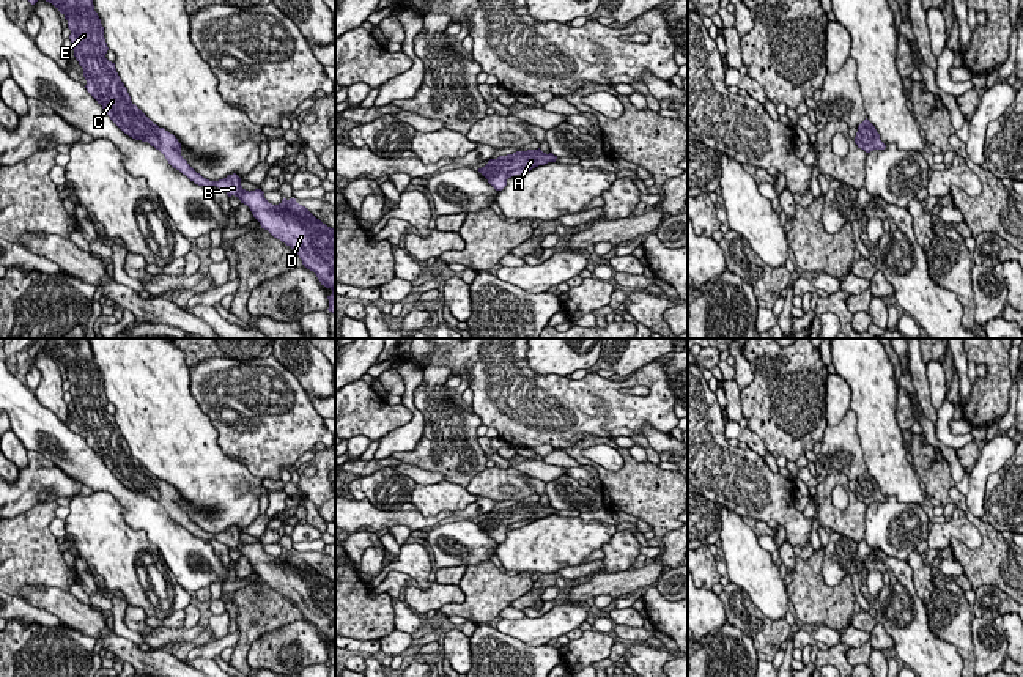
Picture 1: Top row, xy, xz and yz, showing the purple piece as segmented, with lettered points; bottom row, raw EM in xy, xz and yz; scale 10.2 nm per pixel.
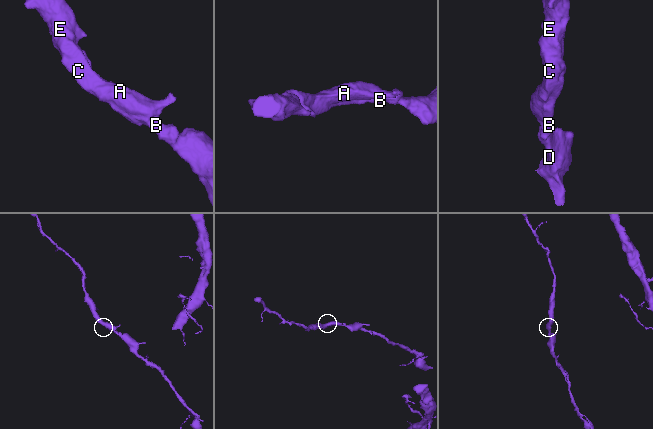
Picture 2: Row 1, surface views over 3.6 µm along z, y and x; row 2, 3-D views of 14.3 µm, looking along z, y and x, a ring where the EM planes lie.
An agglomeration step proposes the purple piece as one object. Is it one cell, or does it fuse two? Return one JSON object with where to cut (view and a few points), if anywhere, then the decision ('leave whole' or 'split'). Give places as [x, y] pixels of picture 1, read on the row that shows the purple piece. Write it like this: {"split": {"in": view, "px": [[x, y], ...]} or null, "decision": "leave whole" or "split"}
{"split": null, "decision": "leave whole"}

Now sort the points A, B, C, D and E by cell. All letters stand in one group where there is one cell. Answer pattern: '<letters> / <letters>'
A B C D E

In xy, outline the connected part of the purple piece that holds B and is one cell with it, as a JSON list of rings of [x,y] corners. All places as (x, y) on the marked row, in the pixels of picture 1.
[[[46,0],[68,20],[74,57],[83,68],[87,91],[102,105],[110,120],[129,137],[148,142],[159,150],[168,164],[203,187],[219,187],[247,205],[261,228],[296,250],[302,265],[313,271],[326,288],[332,290],[329,312],[335,313],[335,230],[316,219],[296,198],[283,198],[272,205],[261,189],[246,191],[241,178],[233,173],[209,181],[197,173],[181,156],[178,139],[154,124],[132,101],[121,82],[115,63],[105,58],[109,50],[104,27],[93,0]]]

